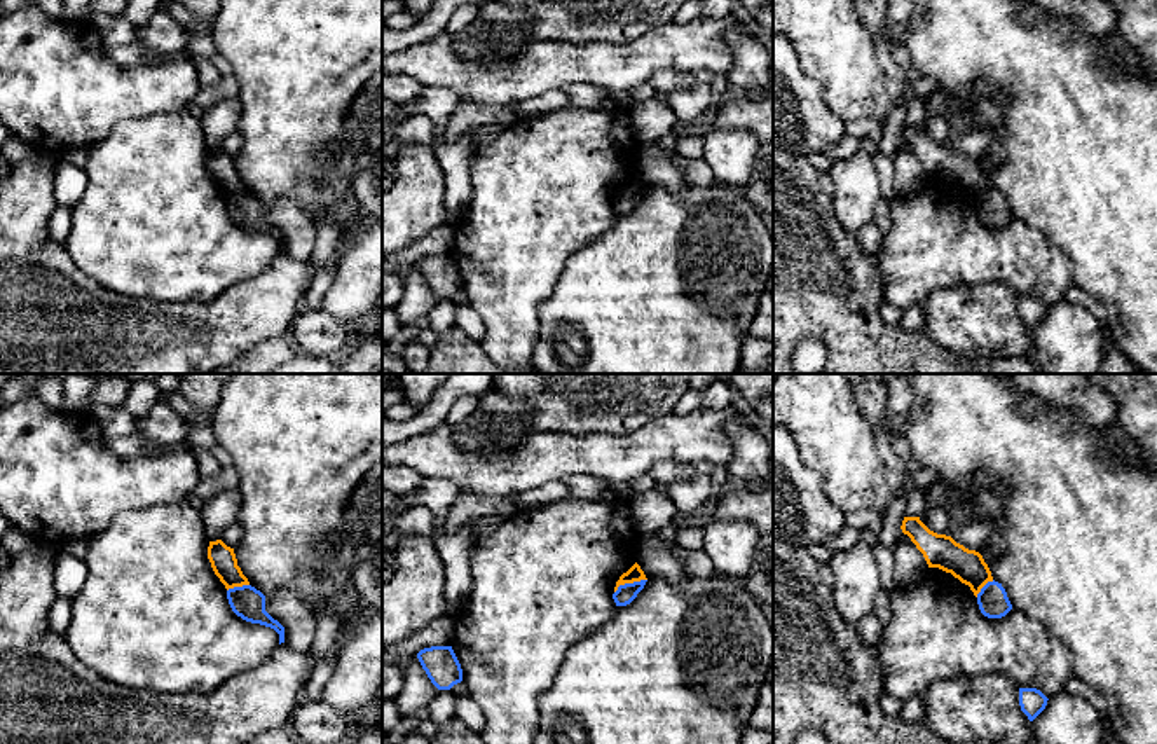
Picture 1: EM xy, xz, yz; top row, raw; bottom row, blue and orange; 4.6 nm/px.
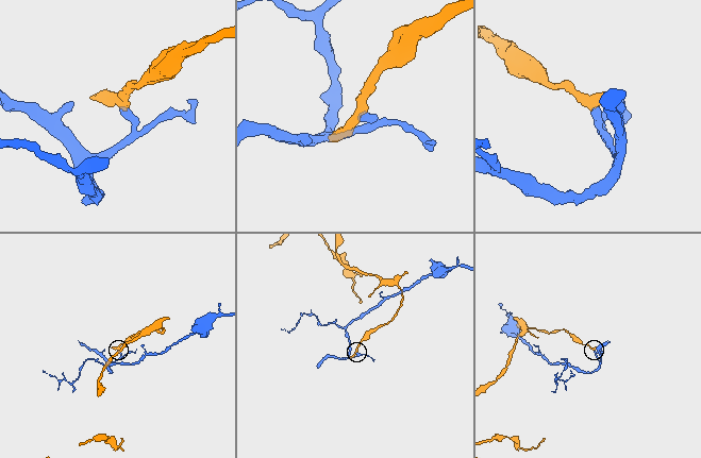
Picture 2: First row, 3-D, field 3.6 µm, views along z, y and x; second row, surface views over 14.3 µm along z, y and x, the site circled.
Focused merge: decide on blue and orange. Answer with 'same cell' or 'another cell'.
another cell

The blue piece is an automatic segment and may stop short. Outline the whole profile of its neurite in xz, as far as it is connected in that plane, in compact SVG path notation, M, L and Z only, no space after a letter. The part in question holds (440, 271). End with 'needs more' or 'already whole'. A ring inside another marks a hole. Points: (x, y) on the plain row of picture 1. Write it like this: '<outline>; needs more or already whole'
M452 255L424 257L417 262L417 267L438 299L450 299L462 290L462 278Z; already whole

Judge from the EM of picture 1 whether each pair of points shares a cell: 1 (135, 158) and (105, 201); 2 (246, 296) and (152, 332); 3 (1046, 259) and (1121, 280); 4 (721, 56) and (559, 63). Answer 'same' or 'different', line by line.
1: same
2: same
3: different
4: same

